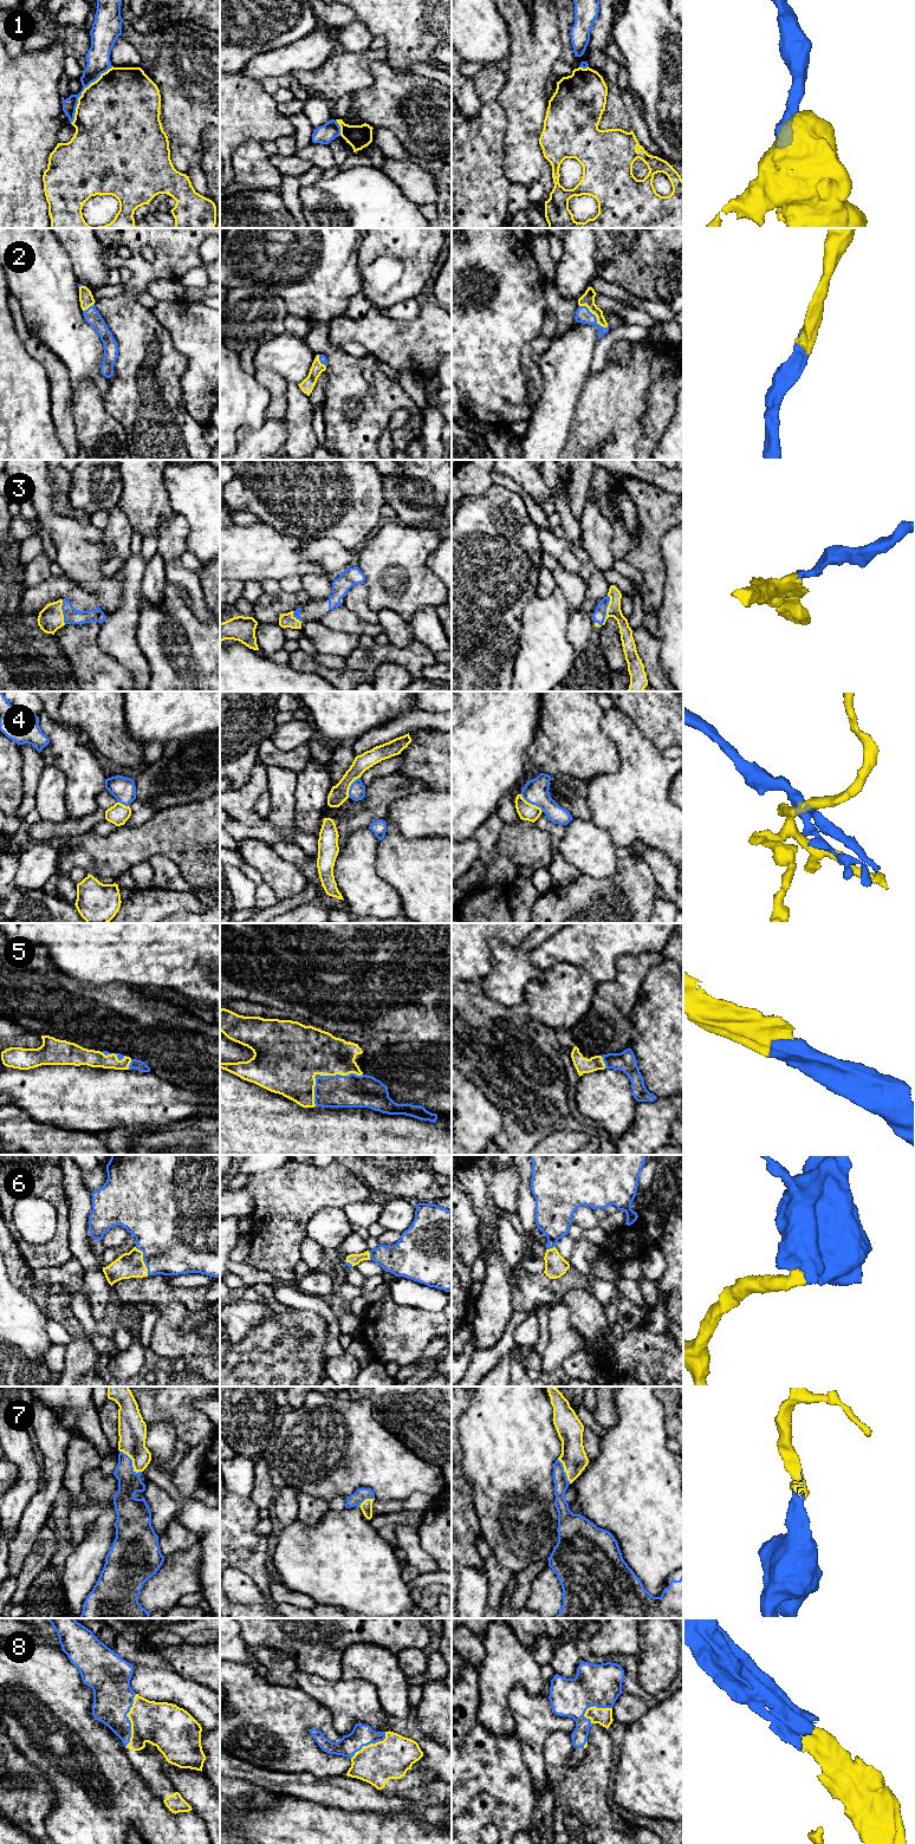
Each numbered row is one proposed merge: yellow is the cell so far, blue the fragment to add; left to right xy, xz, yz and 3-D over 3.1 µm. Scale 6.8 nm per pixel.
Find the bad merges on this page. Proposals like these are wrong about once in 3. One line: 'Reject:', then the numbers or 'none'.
Reject: 1, 4

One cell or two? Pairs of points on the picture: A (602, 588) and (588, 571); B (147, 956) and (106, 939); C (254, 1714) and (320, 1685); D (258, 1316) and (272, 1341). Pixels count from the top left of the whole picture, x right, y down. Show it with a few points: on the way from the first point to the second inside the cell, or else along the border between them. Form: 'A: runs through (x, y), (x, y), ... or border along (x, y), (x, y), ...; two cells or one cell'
A: runs through (598, 584), (589, 575); one cell
B: runs through (137, 947), (129, 939), (116, 939); one cell
C: border along (298, 1687), (326, 1708); two cells
D: border along (276, 1312), (253, 1328), (241, 1341); two cells

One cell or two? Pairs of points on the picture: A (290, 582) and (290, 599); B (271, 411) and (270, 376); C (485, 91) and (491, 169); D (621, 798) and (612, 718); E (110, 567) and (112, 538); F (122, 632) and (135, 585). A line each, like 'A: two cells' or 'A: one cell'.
A: two cells
B: one cell
C: one cell
D: one cell
E: one cell
F: one cell

